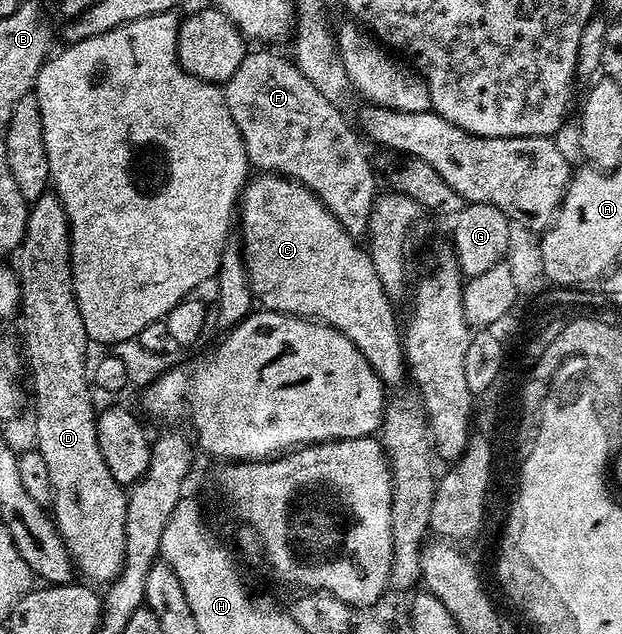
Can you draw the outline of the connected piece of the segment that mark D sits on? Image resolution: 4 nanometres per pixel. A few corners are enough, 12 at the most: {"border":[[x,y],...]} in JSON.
{"border":[[55,192],[28,215],[28,353],[54,520],[124,570],[128,498],[92,406],[90,338]]}

